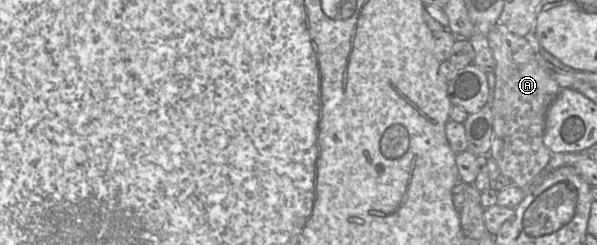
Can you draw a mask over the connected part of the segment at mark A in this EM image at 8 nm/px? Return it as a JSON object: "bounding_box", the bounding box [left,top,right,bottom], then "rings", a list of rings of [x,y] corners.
{"bounding_box":[486,22,561,190],"rings":[[[499,22],[489,31],[486,45],[496,61],[490,156],[498,164],[501,175],[511,179],[516,187],[527,190],[551,159],[552,153],[544,144],[546,117],[561,87],[537,60],[540,45],[535,33],[522,37]]]}

